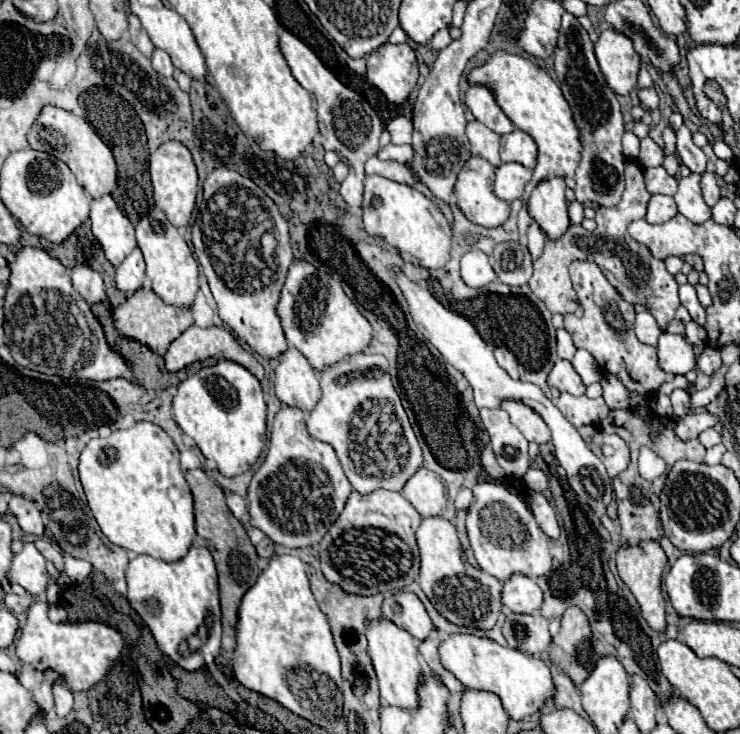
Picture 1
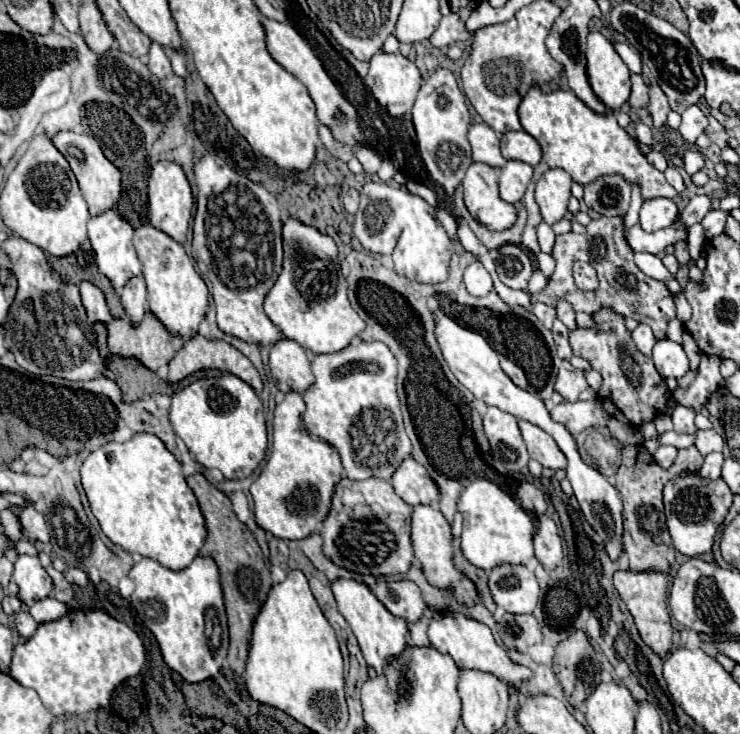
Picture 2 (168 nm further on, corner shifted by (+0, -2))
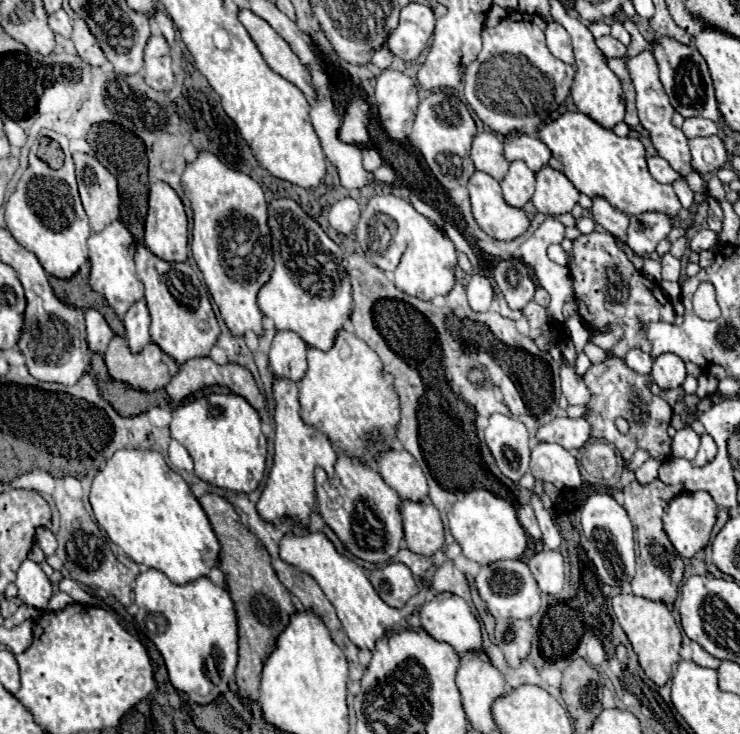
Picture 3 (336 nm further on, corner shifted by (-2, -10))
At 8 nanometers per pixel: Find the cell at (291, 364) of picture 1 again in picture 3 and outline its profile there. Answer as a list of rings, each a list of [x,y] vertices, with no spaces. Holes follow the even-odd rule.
[[[276,332],[268,356],[270,372],[276,378],[298,382],[308,368],[306,352],[308,346],[304,344],[304,340],[300,340],[300,336],[296,336],[294,332]]]

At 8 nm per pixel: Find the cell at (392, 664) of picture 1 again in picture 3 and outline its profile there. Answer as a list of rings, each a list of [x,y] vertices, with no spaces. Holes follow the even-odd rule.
[[[286,534],[280,542],[280,558],[288,564],[298,566],[302,572],[308,572],[318,586],[322,588],[322,592],[326,594],[326,598],[332,602],[332,606],[336,608],[336,614],[348,634],[348,638],[358,646],[364,648],[368,652],[374,652],[376,642],[394,626],[400,626],[405,618],[421,608],[425,602],[430,601],[434,595],[429,589],[430,578],[434,575],[438,565],[432,564],[430,570],[426,573],[425,580],[421,581],[420,590],[416,596],[412,597],[403,608],[396,609],[388,606],[386,602],[380,600],[380,596],[376,594],[376,590],[372,588],[366,572],[356,566],[352,560],[348,560],[346,556],[338,554],[336,548],[332,546],[332,542],[324,536],[324,534],[304,534],[304,536],[292,536]]]

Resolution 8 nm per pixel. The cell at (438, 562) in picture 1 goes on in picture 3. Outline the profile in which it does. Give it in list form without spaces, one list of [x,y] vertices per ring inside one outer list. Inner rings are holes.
[[[408,502],[400,506],[404,520],[404,540],[408,550],[430,558],[444,546],[444,526],[432,502]]]

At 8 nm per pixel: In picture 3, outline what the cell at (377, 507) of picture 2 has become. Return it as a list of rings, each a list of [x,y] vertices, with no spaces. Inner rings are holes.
[[[340,454],[332,478],[326,478],[326,472],[322,468],[316,468],[316,498],[320,516],[354,558],[360,558],[374,566],[384,566],[402,548],[402,500],[376,470]],[[396,536],[400,536],[400,540],[396,540]]]

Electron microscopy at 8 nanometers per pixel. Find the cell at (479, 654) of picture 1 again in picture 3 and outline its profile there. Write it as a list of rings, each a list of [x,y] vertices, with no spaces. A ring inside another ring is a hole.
[[[438,594],[434,596],[428,604],[422,606],[420,610],[420,622],[422,622],[422,628],[438,642],[446,642],[450,644],[456,654],[466,654],[466,652],[478,652],[482,658],[486,656],[484,654],[484,648],[482,648],[482,628],[480,628],[480,622],[476,620],[476,616],[472,614],[470,606],[454,596],[454,594]]]

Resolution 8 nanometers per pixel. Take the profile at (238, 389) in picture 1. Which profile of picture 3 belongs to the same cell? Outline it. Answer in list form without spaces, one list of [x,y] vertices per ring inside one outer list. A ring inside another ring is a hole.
[[[208,394],[196,396],[174,408],[170,434],[194,458],[196,476],[208,484],[234,490],[252,492],[266,470],[266,436],[262,434],[260,416],[238,394]]]

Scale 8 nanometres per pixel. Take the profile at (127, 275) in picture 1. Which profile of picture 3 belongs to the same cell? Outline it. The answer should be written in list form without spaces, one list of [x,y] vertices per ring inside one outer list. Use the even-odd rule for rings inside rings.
[[[138,300],[124,316],[126,338],[132,352],[140,352],[150,342],[150,312],[146,300]]]

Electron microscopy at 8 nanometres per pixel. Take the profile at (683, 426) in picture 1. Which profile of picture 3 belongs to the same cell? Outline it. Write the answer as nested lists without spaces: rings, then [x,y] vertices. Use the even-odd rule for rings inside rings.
[[[648,458],[648,460],[636,470],[636,480],[638,480],[640,484],[648,484],[648,482],[656,480],[656,478],[658,478],[658,476],[656,476],[656,470],[660,468],[660,464],[662,464],[662,460],[658,460],[658,458]]]

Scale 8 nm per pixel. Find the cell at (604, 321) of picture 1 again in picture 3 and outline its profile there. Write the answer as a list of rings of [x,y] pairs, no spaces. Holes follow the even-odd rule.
[[[608,354],[604,362],[592,364],[588,372],[584,374],[584,382],[592,394],[592,400],[588,402],[588,412],[586,418],[592,424],[592,438],[596,440],[606,440],[614,444],[624,460],[630,460],[636,448],[646,448],[650,456],[668,460],[670,458],[670,436],[666,428],[670,426],[672,418],[672,406],[650,392],[650,374],[638,374],[634,372],[622,358]],[[616,418],[626,418],[630,424],[628,434],[614,432],[614,420]]]

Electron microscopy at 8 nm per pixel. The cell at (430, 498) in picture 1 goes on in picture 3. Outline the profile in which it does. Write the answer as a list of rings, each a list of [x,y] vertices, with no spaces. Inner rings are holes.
[[[392,450],[380,454],[378,468],[382,480],[398,492],[402,500],[426,502],[428,500],[428,484],[422,468],[412,460],[412,456],[404,450]]]

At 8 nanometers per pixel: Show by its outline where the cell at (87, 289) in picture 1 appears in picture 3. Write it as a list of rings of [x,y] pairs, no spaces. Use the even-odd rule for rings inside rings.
[[[88,308],[86,310],[86,340],[88,340],[90,352],[106,352],[112,338],[114,338],[114,332],[106,324],[104,316],[96,308]]]

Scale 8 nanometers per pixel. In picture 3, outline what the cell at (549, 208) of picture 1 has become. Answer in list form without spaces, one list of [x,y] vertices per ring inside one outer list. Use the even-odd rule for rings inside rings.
[[[544,166],[536,174],[536,192],[532,196],[532,204],[536,206],[538,212],[548,216],[568,214],[578,202],[578,196],[580,192],[562,172]]]

